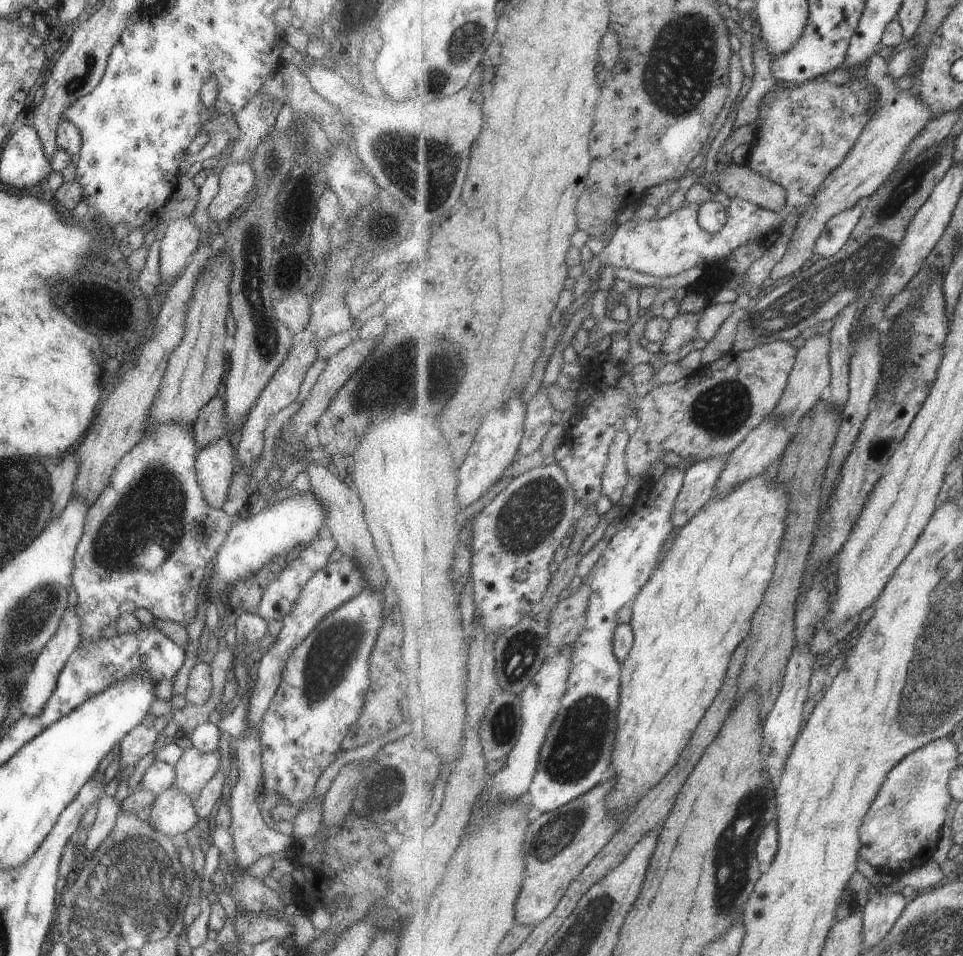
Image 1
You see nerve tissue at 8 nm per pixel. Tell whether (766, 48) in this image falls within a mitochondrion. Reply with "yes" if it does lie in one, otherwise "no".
no

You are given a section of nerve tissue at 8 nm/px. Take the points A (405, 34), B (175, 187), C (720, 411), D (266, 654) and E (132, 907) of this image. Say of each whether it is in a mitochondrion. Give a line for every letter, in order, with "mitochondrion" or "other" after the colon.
A: other
B: other
C: mitochondrion
D: other
E: mitochondrion

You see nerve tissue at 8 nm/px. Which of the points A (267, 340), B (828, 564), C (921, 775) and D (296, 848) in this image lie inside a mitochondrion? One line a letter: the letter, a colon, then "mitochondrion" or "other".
A: mitochondrion
B: other
C: mitochondrion
D: other

